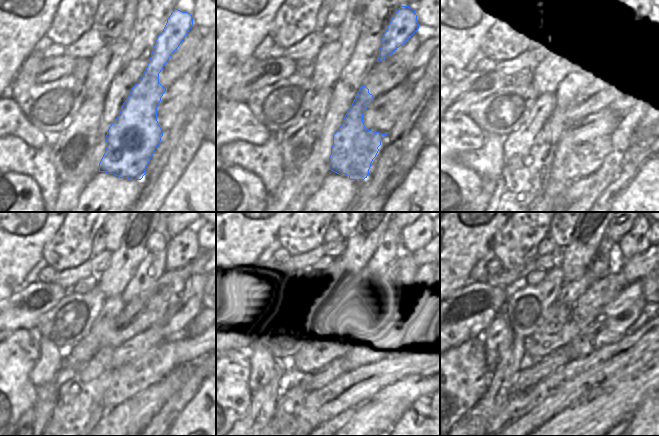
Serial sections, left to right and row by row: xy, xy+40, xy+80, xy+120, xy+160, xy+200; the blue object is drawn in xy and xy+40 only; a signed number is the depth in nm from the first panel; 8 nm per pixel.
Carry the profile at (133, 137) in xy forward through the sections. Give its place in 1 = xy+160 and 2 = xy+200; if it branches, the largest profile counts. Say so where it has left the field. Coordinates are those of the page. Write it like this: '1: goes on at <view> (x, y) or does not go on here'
1: goes on at xy+160 (411, 243)
2: goes on at xy+200 (636, 241)

